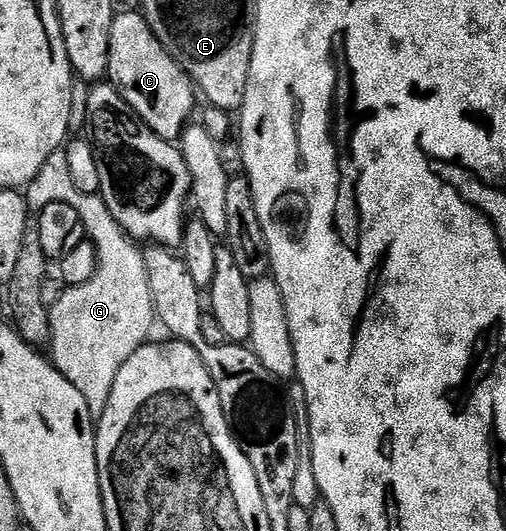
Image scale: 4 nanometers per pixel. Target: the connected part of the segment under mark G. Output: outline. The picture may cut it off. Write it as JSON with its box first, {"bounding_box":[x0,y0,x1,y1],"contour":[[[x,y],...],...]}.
{"bounding_box":[24,150,156,418],"contour":[[[65,150],[54,152],[44,162],[40,174],[24,189],[31,213],[42,212],[45,206],[64,202],[80,214],[88,225],[88,239],[98,255],[96,274],[83,284],[69,285],[50,309],[49,355],[55,368],[84,394],[88,410],[96,418],[104,414],[116,374],[120,366],[136,354],[151,339],[150,331],[156,328],[152,306],[152,294],[148,290],[148,273],[144,270],[142,248],[127,236],[126,231],[112,218],[112,210],[103,202],[101,195],[84,194],[72,182],[68,170],[68,154]]]}

